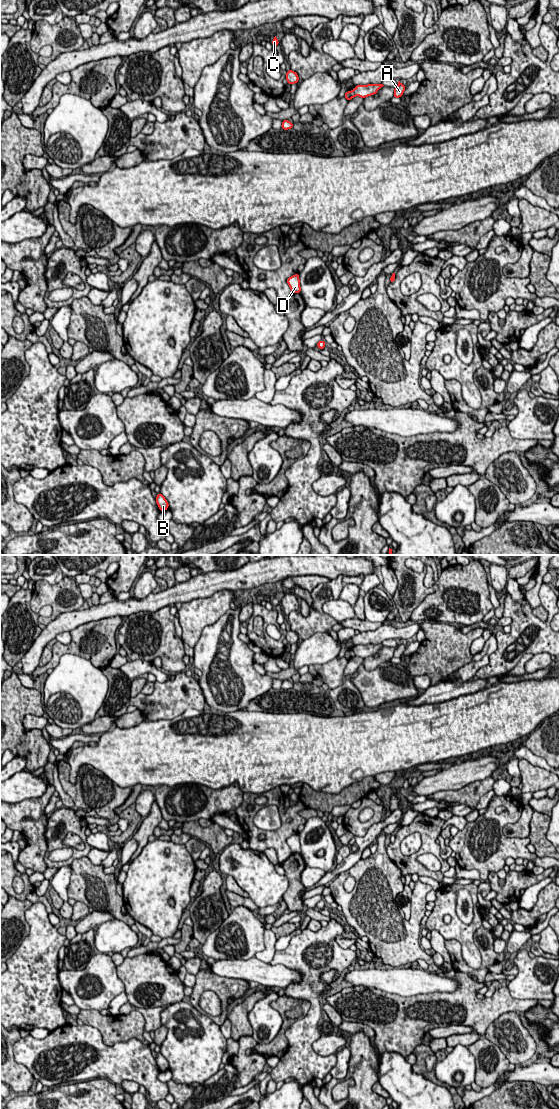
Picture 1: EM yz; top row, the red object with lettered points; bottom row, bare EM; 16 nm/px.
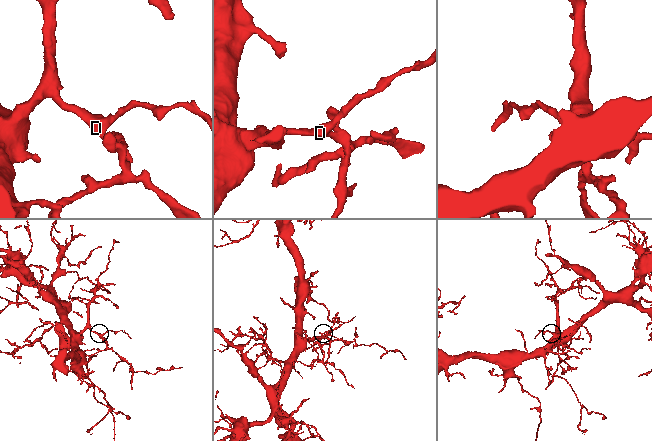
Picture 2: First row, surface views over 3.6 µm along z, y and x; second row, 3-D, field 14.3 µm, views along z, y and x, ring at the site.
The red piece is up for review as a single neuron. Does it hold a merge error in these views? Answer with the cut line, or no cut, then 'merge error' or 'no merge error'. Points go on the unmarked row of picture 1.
cut in yz along (352, 651), (355, 655); merge error

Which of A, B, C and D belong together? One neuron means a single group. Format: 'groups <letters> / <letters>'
groups A / B C D

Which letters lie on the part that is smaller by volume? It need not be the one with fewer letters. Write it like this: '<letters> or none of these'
A

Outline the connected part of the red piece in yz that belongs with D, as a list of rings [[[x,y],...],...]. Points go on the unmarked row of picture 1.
[[[294,834],[287,839],[287,843],[293,853],[301,853],[299,834]]]

